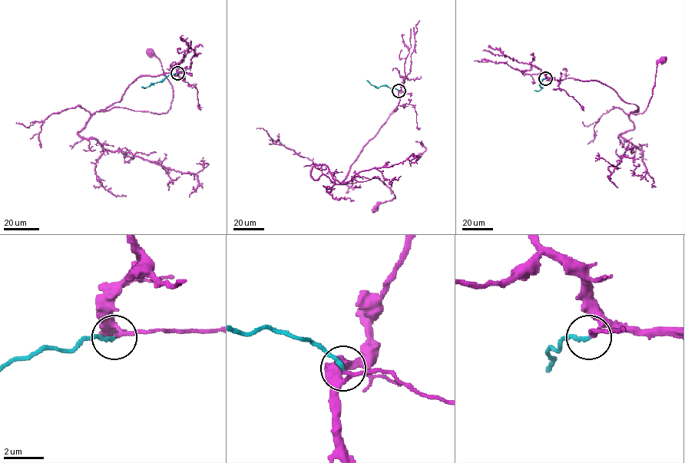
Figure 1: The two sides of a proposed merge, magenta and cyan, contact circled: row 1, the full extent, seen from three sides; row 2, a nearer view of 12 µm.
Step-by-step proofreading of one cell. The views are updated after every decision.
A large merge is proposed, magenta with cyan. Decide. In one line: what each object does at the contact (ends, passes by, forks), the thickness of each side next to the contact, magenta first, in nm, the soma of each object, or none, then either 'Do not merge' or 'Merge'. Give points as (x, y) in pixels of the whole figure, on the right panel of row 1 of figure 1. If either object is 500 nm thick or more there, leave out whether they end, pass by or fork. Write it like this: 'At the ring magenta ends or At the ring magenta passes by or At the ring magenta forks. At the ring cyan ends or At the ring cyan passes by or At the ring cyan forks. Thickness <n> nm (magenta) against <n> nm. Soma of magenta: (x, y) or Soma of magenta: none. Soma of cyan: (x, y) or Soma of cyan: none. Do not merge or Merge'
At the ring magenta passes by. At the ring cyan ends. Thickness 170 nm (magenta) against 190 nm. Soma of magenta: (663, 60). Soma of cyan: none. Merge

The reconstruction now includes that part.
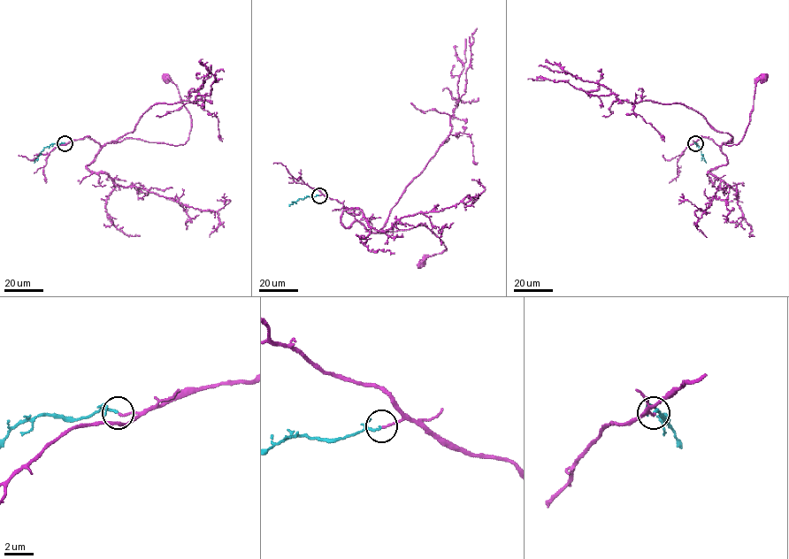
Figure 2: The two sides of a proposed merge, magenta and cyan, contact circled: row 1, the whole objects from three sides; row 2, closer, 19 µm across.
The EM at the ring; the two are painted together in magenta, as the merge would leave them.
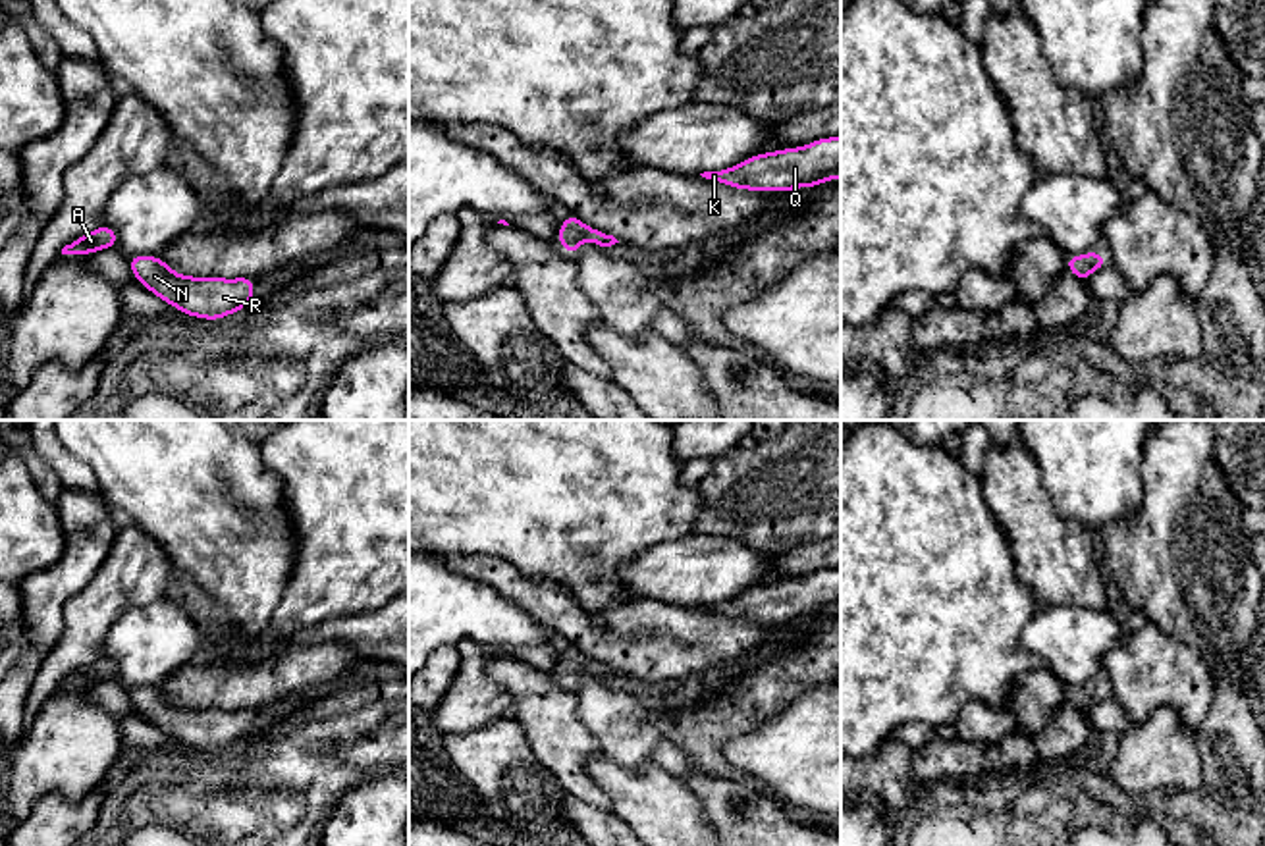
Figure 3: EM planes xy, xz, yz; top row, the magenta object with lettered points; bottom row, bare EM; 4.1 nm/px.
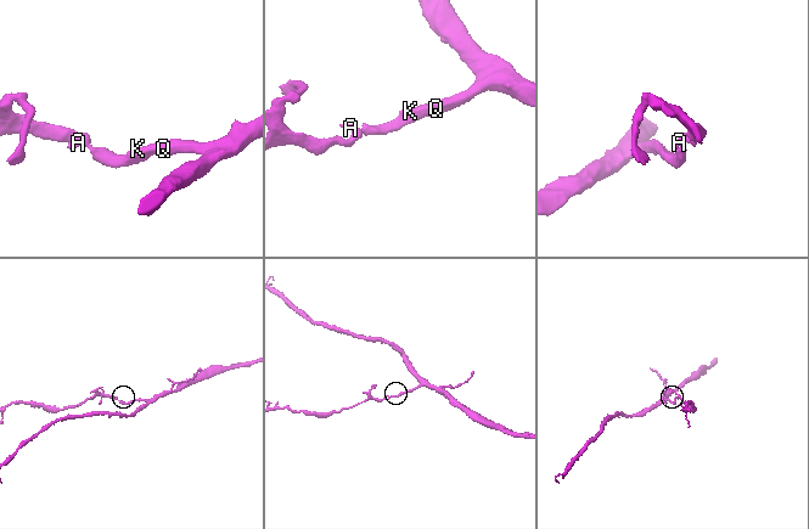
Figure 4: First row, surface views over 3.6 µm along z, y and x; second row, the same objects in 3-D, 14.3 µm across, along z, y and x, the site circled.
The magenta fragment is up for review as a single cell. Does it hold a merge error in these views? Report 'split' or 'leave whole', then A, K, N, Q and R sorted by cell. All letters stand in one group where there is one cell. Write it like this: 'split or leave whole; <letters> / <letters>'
leave whole; A K N Q R

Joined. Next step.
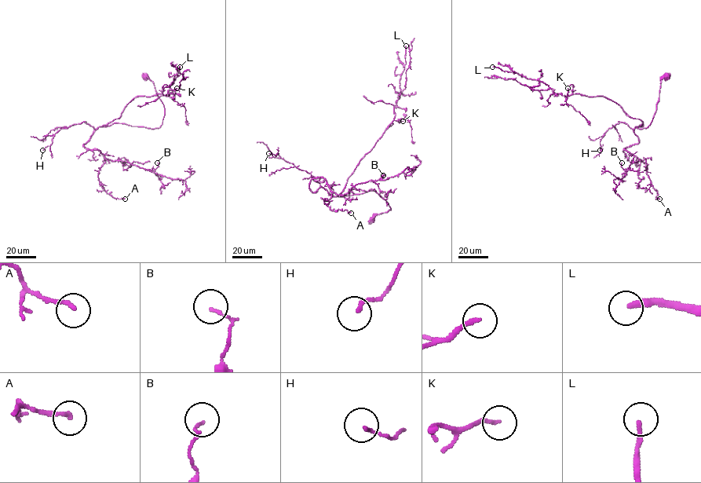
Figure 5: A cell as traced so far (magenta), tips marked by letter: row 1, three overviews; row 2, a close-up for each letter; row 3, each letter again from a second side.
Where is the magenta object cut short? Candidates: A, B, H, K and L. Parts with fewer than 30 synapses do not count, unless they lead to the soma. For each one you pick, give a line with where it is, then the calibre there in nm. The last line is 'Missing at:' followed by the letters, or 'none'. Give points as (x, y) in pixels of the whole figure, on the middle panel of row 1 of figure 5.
K: (403, 121) | 140 nm
L: (406, 45) | 220 nm
Missing at: K, L

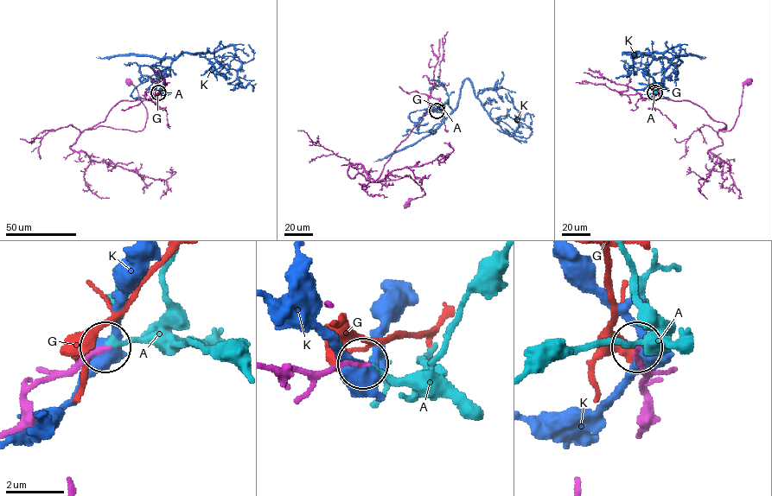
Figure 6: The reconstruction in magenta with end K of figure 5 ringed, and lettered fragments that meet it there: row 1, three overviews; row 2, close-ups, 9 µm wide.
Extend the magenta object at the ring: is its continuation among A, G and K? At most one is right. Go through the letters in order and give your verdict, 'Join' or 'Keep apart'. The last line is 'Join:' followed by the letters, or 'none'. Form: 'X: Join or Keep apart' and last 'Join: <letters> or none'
A: Join
G: Keep apart
K: Keep apart
Join: A

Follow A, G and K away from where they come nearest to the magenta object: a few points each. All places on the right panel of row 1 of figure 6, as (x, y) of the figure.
A: (654, 92), (644, 94)
G: (654, 93), (648, 83)
K: (654, 93), (643, 70), (654, 59), (623, 53), (665, 53), (679, 45), (662, 87), (658, 85), (669, 92)

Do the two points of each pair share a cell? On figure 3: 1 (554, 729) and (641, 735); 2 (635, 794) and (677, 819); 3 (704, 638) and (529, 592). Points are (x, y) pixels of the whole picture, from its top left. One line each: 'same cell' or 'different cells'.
1: different cells
2: same cell
3: same cell

